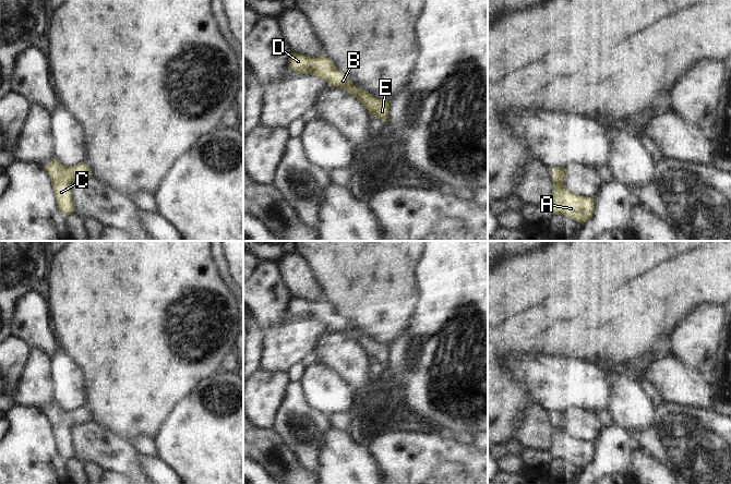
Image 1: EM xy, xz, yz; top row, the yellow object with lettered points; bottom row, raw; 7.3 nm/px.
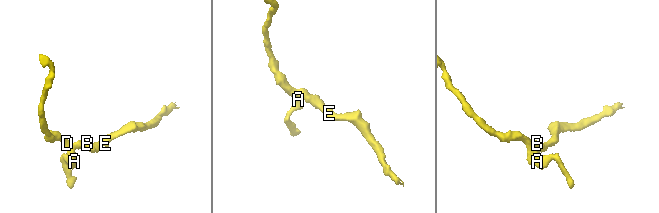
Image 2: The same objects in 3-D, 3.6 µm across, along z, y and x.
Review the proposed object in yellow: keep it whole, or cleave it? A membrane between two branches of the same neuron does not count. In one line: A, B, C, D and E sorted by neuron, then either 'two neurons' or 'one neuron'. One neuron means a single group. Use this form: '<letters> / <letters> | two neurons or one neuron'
A B C D E | one neuron

